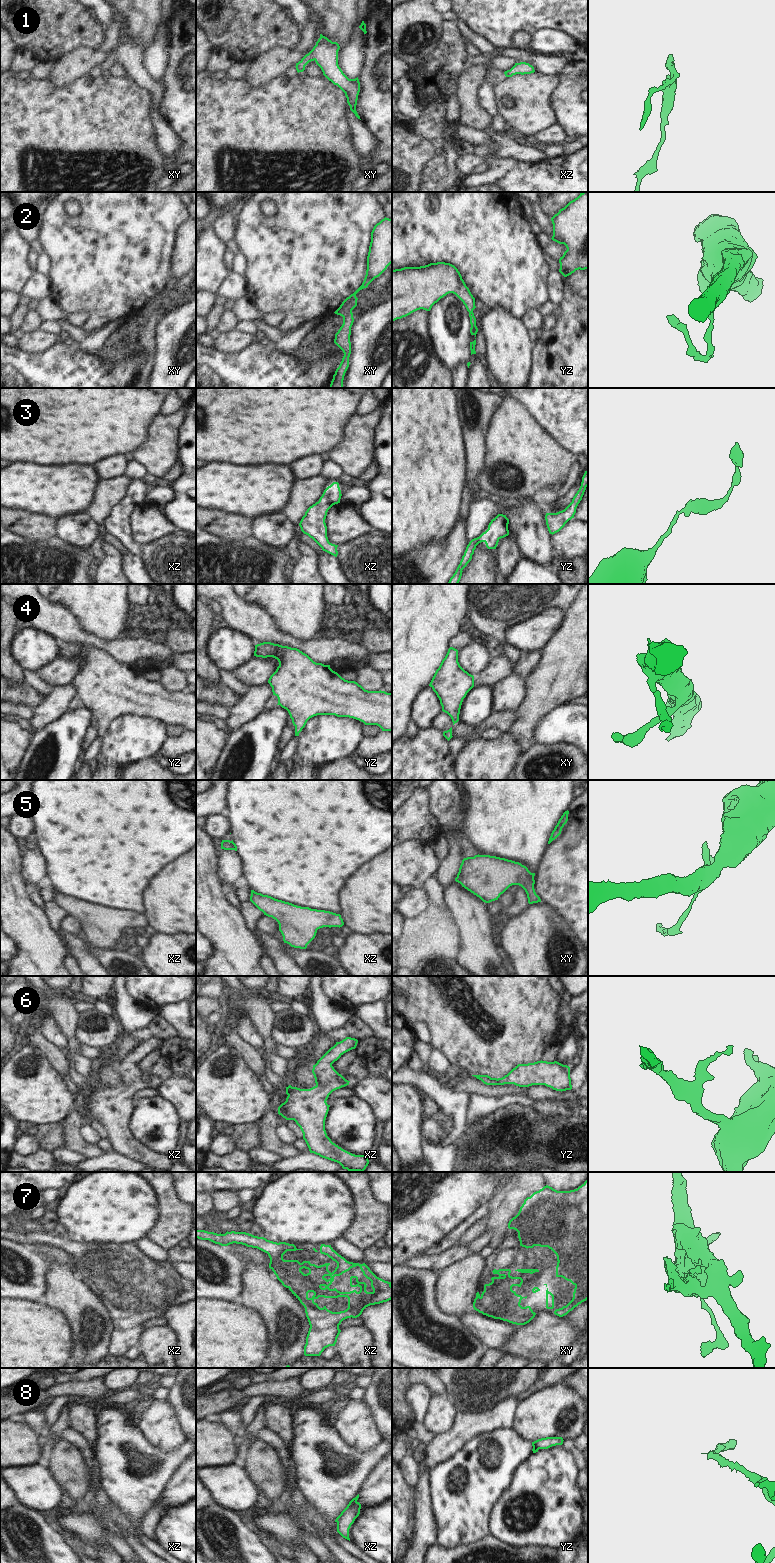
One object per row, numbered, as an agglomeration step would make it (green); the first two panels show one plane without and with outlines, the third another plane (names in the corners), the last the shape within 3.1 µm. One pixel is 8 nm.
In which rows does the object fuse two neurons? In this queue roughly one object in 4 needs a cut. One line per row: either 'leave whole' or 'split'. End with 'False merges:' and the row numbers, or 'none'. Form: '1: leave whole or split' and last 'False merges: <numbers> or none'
1: leave whole
2: leave whole
3: leave whole
4: leave whole
5: leave whole
6: leave whole
7: split
8: leave whole
False merges: 7

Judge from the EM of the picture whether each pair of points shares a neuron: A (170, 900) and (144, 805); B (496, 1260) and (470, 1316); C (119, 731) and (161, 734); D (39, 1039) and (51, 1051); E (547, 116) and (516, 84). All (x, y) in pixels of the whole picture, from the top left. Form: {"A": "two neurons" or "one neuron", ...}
{"A": "two neurons", "B": "two neurons", "C": "one neuron", "D": "one neuron", "E": "one neuron"}

